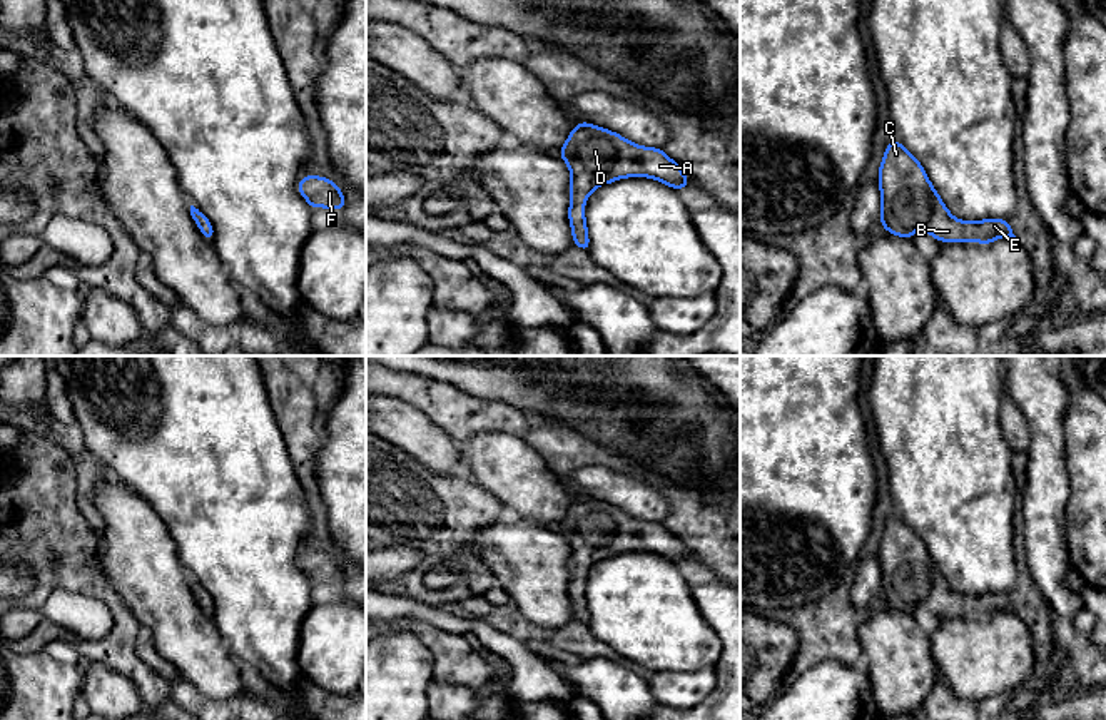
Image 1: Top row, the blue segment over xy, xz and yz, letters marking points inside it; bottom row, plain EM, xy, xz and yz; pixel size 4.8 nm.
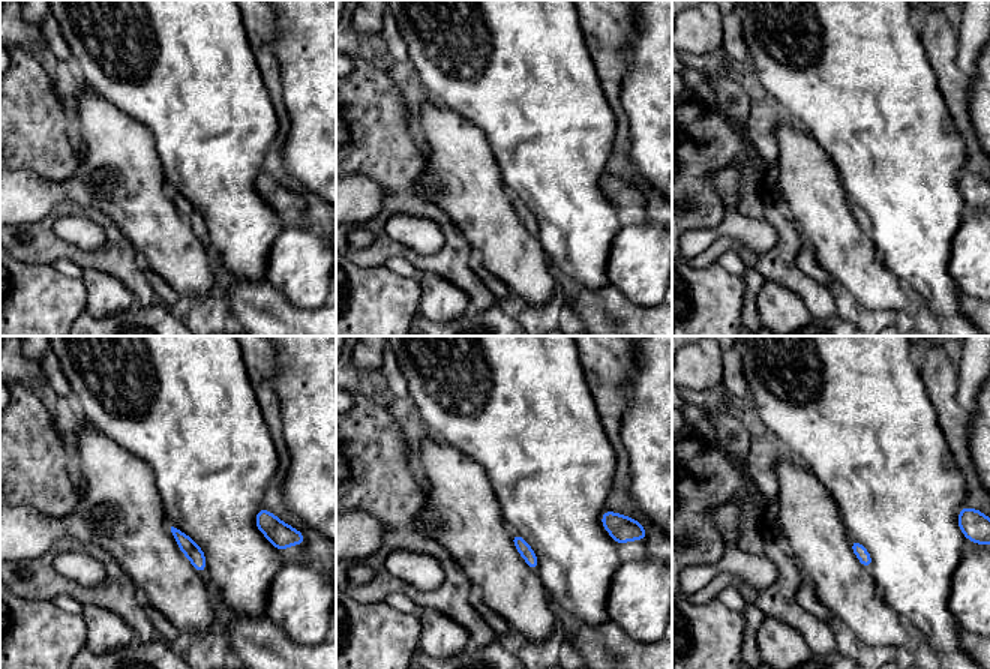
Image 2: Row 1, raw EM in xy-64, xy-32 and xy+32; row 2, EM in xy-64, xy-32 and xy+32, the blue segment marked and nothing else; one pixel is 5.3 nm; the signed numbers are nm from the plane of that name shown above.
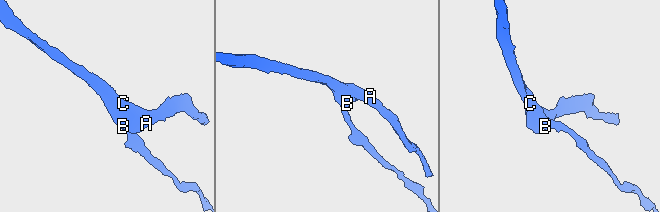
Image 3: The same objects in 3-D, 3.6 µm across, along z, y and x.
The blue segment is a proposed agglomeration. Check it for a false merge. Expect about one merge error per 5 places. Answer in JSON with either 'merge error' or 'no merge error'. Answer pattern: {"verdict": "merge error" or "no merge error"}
{"verdict": "no merge error"}

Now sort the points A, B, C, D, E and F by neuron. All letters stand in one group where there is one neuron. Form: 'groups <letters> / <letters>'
groups A B C D E F

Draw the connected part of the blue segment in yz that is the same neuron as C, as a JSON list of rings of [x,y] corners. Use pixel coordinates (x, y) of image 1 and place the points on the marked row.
[[[895,139],[884,152],[879,172],[880,226],[894,236],[912,239],[917,229],[941,242],[977,241],[989,246],[999,237],[1014,237],[1009,221],[959,221],[944,205],[926,169]]]

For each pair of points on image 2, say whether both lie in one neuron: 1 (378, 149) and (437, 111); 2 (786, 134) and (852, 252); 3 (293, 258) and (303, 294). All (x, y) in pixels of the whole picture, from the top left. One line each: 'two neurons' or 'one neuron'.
1: two neurons
2: one neuron
3: one neuron

